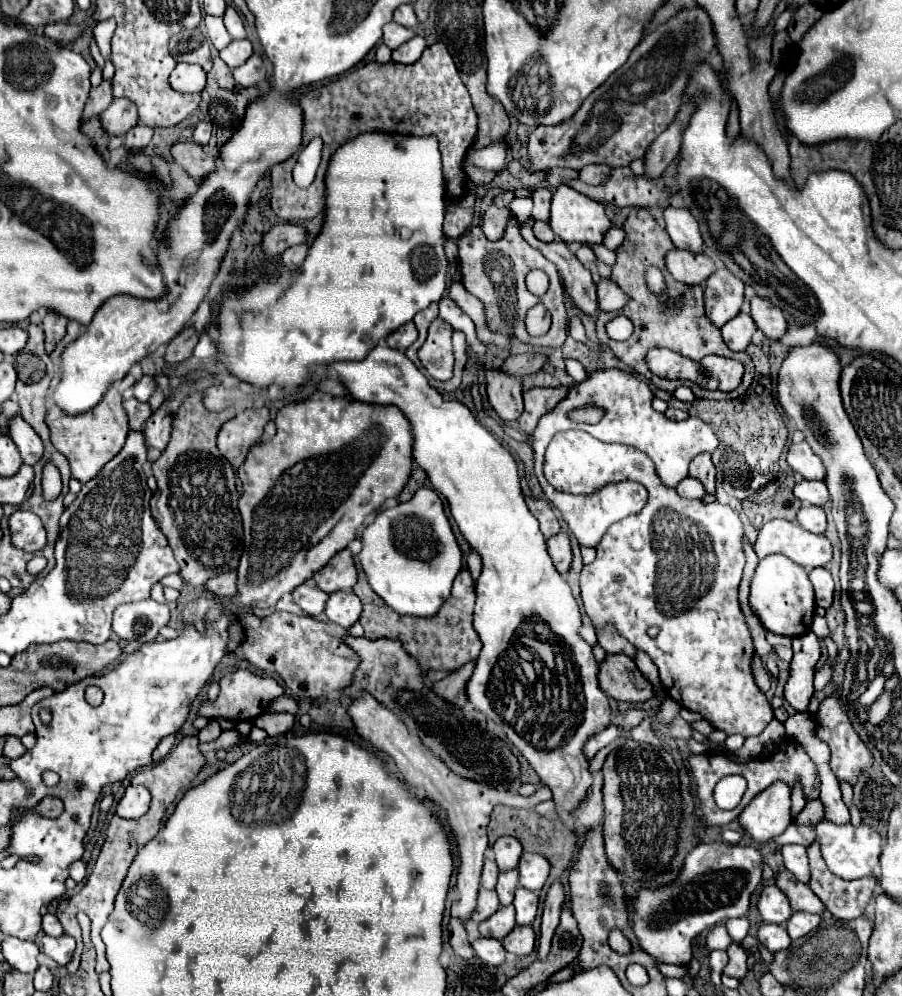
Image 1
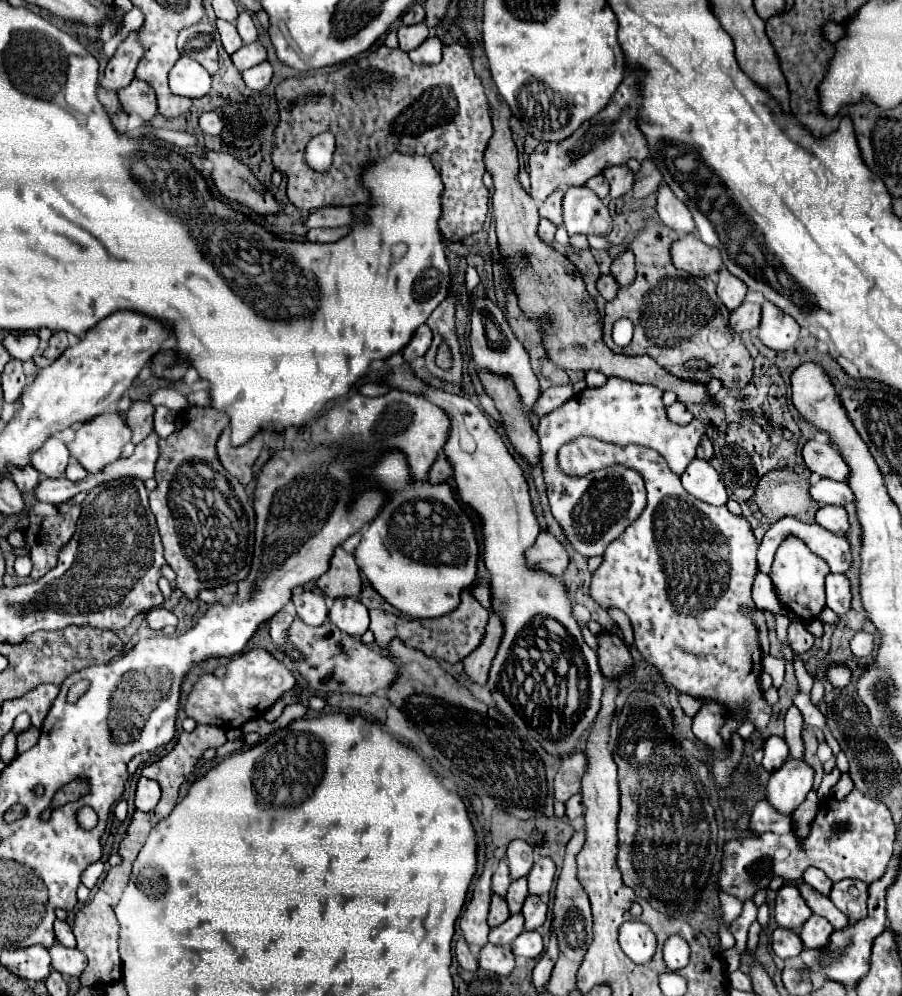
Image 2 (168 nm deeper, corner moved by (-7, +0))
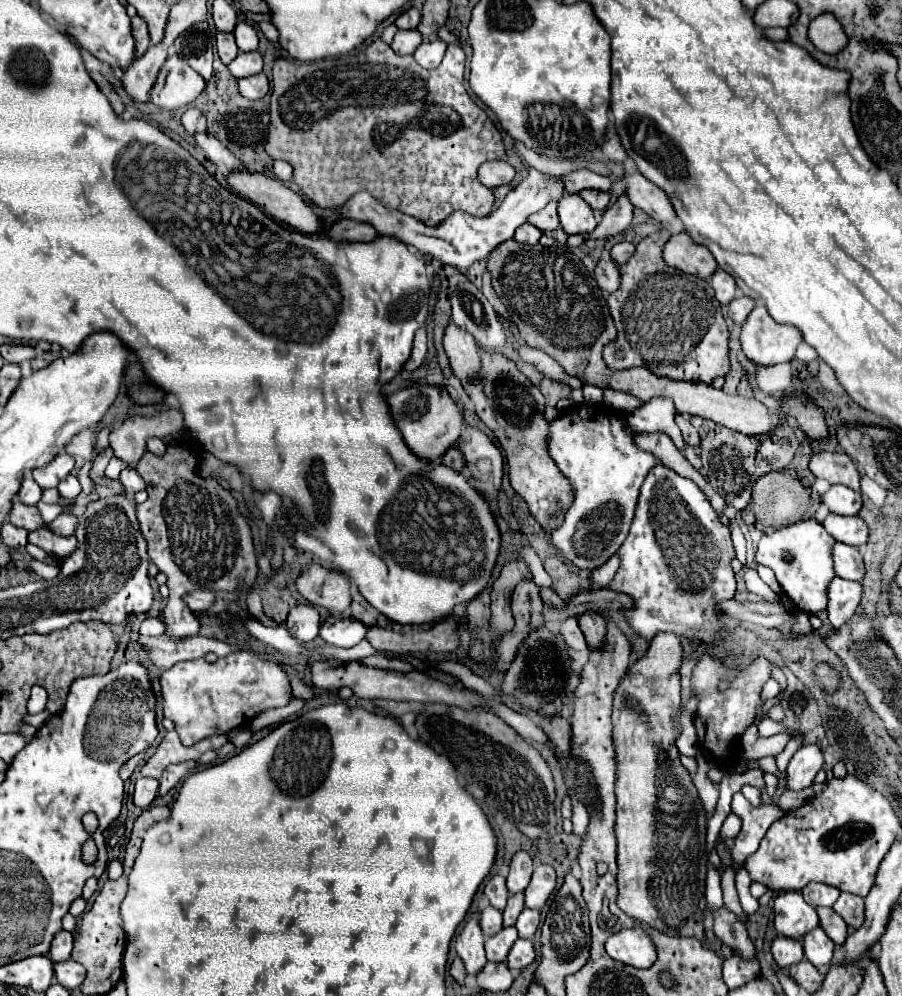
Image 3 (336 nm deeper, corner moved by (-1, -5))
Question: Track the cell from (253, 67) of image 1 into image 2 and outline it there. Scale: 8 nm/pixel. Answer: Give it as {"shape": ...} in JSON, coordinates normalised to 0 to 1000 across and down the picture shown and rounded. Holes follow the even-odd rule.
{"shape":[[[292,61],[289,65],[283,65],[283,67],[274,69],[274,71],[269,71],[267,75],[269,75],[269,81],[272,81],[272,85],[274,85],[276,89],[280,89],[280,91],[292,91],[292,89],[298,85],[298,81],[300,81],[303,67],[298,65],[298,61]]]}

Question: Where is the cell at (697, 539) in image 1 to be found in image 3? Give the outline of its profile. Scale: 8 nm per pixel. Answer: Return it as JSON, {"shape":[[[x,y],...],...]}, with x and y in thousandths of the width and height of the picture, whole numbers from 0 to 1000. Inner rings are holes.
{"shape":[[[735,466],[724,468],[715,484],[711,486],[700,534],[684,556],[688,560],[688,568],[675,590],[702,598],[704,610],[693,612],[693,620],[706,637],[722,643],[728,635],[753,635],[753,631],[782,631],[782,647],[786,647],[786,651],[790,651],[788,647],[793,643],[804,639],[797,633],[799,622],[795,604],[815,598],[815,576],[810,572],[815,550],[810,546],[808,532],[799,526],[784,498],[768,482],[753,478]]]}

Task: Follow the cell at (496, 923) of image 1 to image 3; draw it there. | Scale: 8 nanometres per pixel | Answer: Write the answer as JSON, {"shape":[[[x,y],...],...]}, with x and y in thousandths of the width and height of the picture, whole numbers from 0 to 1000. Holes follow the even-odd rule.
{"shape":[[[558,932],[553,938],[549,938],[547,942],[538,944],[538,954],[540,954],[540,964],[542,966],[560,966],[569,946],[573,944],[573,932]]]}

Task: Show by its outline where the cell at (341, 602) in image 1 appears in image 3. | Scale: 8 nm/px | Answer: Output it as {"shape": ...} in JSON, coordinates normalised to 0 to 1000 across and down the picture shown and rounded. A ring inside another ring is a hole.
{"shape":[[[365,618],[365,624],[360,624],[356,629],[356,643],[360,643],[363,647],[369,649],[378,649],[378,651],[391,651],[394,647],[398,647],[405,637],[407,631],[402,629],[402,624],[394,622],[394,620],[374,620],[374,618]],[[371,624],[371,627],[365,627]]]}

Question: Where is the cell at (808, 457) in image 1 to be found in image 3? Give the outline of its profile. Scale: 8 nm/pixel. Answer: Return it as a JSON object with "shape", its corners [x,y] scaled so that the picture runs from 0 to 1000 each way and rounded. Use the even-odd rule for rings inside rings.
{"shape":[[[908,454],[897,464],[899,474],[906,480],[915,480],[921,486],[935,486],[943,492],[952,492],[952,472],[939,456],[930,454]]]}

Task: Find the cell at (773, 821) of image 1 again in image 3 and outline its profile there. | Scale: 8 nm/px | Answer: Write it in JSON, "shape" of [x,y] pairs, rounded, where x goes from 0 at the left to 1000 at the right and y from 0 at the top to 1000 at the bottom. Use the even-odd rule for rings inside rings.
{"shape":[[[890,747],[873,769],[875,793],[890,793],[901,787],[904,777],[912,771],[912,755],[906,747]]]}

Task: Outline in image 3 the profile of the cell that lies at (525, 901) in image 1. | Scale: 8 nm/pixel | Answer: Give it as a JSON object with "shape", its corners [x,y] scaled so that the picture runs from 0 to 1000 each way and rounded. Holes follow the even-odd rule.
{"shape":[[[582,912],[578,918],[575,918],[575,924],[573,924],[573,934],[575,934],[575,942],[591,942],[595,930],[598,930],[598,916],[595,914],[586,914]]]}

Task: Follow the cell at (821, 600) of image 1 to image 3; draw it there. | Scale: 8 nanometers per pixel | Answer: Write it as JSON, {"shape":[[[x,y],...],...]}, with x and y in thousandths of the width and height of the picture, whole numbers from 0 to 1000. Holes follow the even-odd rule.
{"shape":[[[926,580],[919,586],[917,614],[924,631],[930,631],[932,627],[937,627],[948,618],[948,612],[955,604],[955,594],[957,594],[957,588],[952,584],[943,584],[937,580]]]}

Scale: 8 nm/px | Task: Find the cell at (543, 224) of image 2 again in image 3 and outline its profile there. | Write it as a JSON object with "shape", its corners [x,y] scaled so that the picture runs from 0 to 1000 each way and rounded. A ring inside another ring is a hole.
{"shape":[[[582,223],[582,225],[578,225],[578,229],[573,229],[569,241],[575,243],[575,245],[595,245],[598,239],[600,239],[600,235],[602,233],[598,229],[591,229],[591,225]]]}

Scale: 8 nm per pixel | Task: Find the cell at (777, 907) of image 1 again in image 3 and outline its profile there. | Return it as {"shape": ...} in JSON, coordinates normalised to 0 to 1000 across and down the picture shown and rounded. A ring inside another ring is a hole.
{"shape":[[[866,896],[859,902],[859,934],[873,942],[890,942],[908,930],[908,920],[886,896]]]}

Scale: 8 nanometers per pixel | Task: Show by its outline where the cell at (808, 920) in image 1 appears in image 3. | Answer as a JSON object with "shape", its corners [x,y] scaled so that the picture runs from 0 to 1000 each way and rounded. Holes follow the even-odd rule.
{"shape":[[[904,932],[890,940],[890,952],[892,952],[892,962],[901,970],[917,970],[924,966],[926,948],[910,932]]]}

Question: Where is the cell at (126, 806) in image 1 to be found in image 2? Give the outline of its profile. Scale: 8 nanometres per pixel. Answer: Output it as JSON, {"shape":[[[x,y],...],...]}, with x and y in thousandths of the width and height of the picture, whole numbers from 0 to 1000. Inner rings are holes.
{"shape":[[[156,780],[152,786],[152,796],[150,796],[150,812],[152,814],[170,814],[170,810],[178,802],[178,792],[174,784]]]}

